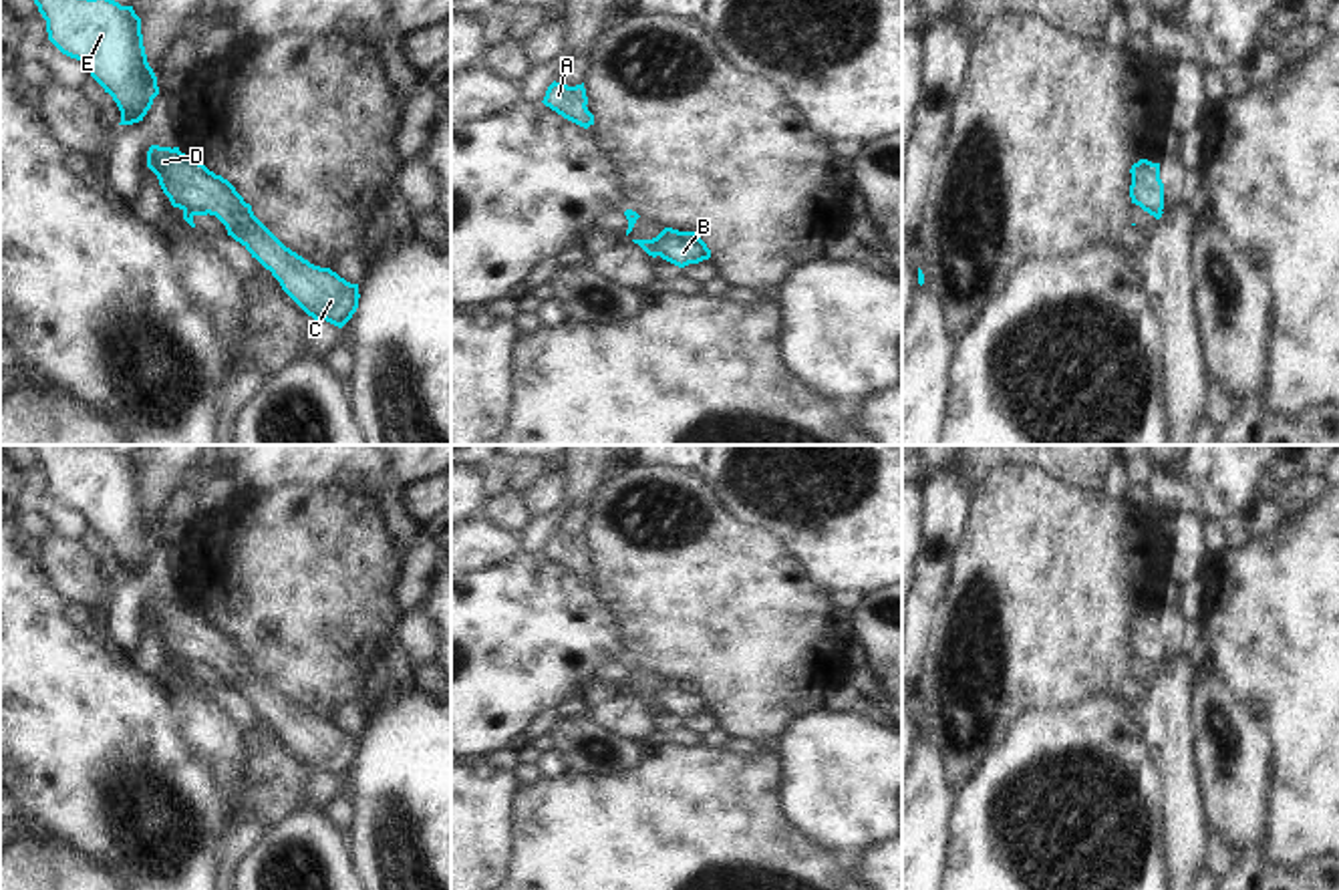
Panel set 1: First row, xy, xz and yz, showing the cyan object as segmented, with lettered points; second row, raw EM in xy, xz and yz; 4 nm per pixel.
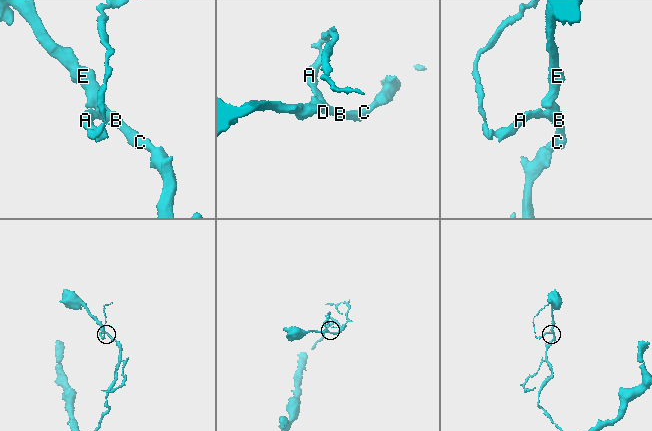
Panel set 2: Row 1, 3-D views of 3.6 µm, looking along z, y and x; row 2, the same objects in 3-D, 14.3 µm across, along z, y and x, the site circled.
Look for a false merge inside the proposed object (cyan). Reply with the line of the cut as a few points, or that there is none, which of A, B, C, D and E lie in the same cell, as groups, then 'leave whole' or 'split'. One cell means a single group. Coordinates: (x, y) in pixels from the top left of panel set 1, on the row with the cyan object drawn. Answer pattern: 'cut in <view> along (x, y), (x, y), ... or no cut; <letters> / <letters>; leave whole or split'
cut in xz along (659, 236), (655, 254); A / B C D E; split

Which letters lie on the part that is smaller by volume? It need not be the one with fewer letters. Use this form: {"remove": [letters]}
{"remove": ["A"]}

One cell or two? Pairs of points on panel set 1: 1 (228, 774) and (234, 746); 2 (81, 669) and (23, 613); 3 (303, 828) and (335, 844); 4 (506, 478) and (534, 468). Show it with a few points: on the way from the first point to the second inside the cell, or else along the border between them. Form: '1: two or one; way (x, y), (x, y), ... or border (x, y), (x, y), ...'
1: one; way (230, 768), (230, 752)
2: one; way (65, 665), (29, 629)
3: one; way (311, 836), (319, 844), (327, 844)
4: one; way (512, 474), (528, 470)

